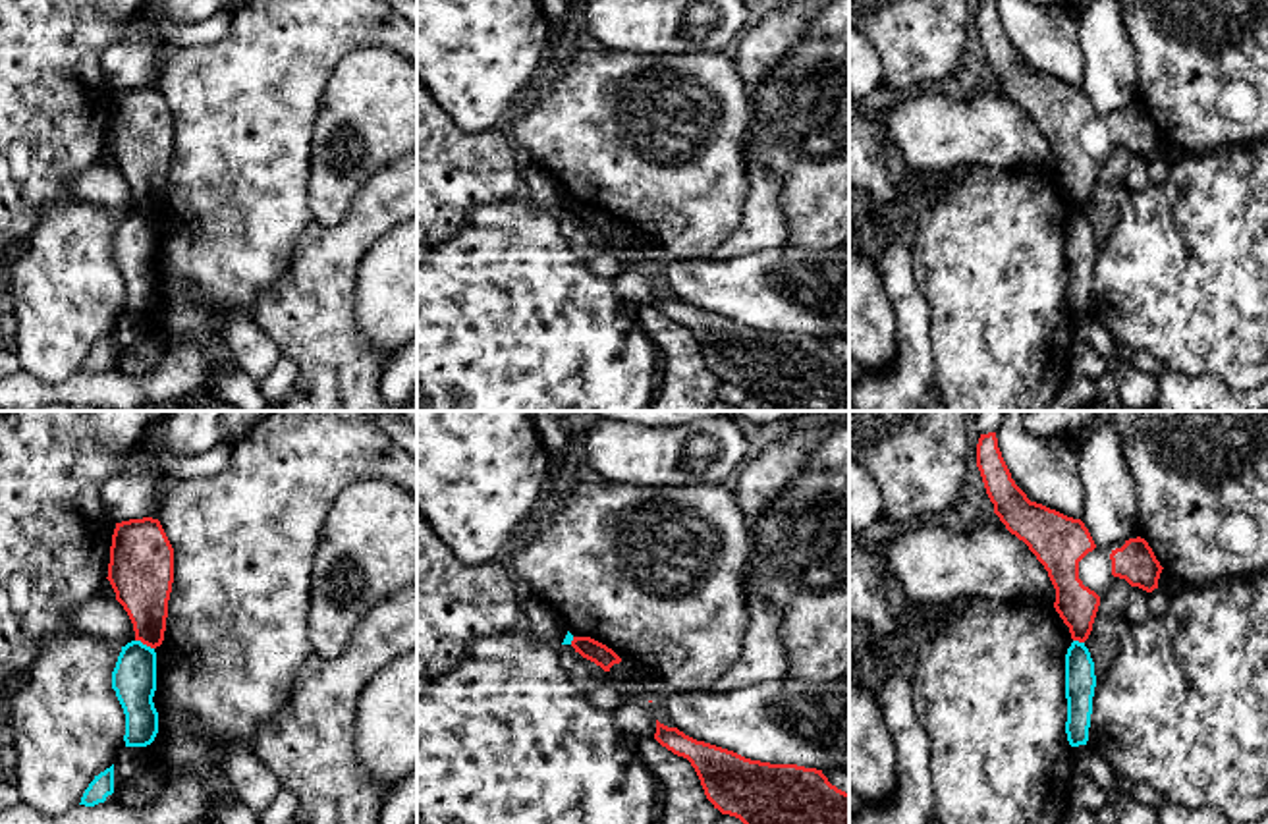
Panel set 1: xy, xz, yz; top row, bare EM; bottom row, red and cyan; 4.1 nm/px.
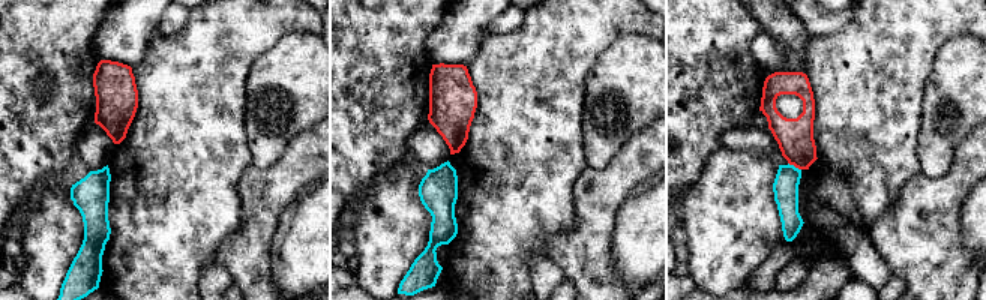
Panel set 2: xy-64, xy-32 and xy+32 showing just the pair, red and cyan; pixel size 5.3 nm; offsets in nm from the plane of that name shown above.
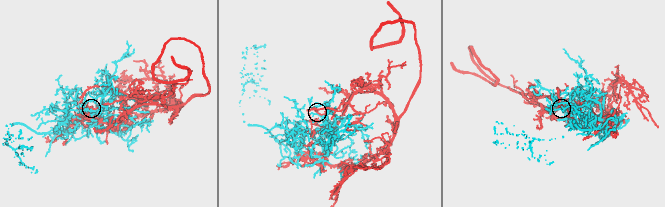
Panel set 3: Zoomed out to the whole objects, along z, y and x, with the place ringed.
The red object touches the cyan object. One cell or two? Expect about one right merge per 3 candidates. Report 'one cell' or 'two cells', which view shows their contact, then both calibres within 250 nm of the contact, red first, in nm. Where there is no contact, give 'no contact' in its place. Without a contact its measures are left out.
two cells | xy | 240/190 nm

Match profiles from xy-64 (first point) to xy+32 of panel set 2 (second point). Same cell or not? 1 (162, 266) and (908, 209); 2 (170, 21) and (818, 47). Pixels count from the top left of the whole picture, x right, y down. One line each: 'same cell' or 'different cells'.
1: different cells
2: different cells

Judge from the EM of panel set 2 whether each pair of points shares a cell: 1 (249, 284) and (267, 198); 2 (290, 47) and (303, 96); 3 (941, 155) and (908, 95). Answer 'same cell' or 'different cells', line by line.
1: same cell
2: same cell
3: different cells

